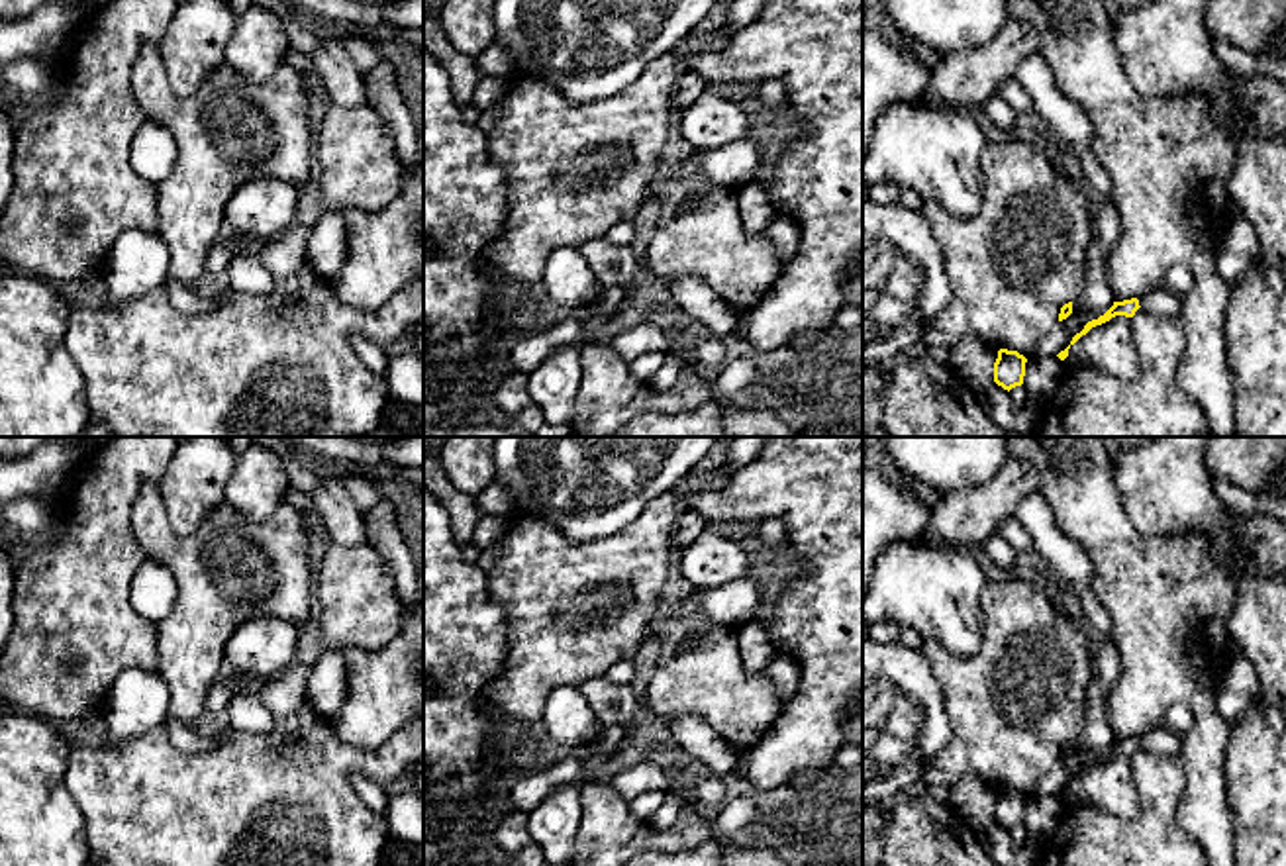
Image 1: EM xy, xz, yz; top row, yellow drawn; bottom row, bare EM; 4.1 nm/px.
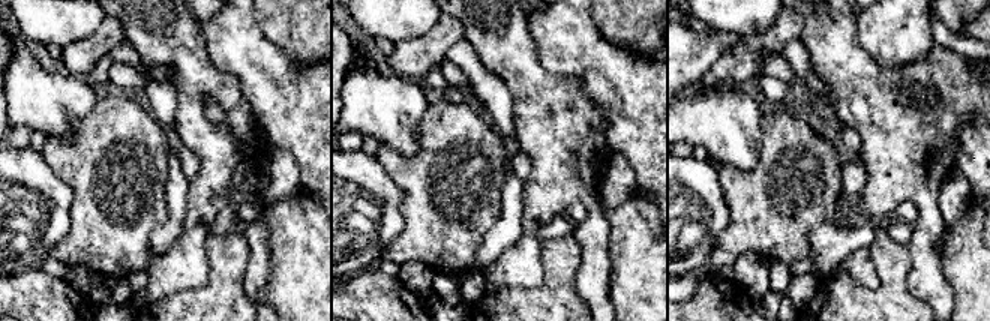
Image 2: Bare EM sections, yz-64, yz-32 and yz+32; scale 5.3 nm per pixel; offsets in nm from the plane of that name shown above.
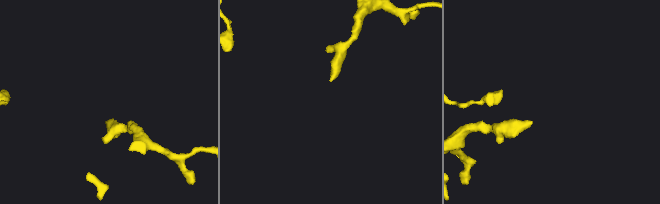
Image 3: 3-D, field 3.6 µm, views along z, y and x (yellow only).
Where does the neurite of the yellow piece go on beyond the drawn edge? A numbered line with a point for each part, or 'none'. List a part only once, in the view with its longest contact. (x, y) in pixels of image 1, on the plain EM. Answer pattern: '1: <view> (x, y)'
1: yz (1161, 739)

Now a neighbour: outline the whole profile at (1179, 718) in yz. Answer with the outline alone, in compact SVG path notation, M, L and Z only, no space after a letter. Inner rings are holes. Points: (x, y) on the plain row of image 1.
M1174 703L1166 709L1162 723L1176 733L1186 733L1192 727L1194 715L1186 703Z

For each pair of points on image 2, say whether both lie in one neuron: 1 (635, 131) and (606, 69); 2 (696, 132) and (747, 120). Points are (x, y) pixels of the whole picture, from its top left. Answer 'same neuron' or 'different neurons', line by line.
1: same neuron
2: same neuron

